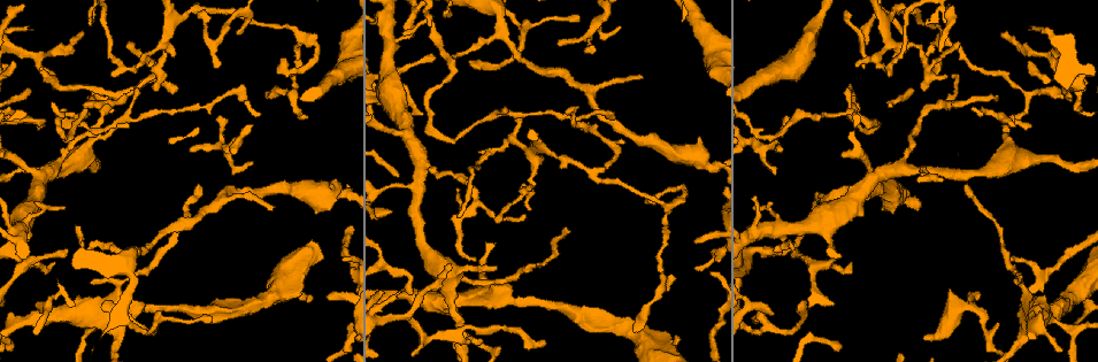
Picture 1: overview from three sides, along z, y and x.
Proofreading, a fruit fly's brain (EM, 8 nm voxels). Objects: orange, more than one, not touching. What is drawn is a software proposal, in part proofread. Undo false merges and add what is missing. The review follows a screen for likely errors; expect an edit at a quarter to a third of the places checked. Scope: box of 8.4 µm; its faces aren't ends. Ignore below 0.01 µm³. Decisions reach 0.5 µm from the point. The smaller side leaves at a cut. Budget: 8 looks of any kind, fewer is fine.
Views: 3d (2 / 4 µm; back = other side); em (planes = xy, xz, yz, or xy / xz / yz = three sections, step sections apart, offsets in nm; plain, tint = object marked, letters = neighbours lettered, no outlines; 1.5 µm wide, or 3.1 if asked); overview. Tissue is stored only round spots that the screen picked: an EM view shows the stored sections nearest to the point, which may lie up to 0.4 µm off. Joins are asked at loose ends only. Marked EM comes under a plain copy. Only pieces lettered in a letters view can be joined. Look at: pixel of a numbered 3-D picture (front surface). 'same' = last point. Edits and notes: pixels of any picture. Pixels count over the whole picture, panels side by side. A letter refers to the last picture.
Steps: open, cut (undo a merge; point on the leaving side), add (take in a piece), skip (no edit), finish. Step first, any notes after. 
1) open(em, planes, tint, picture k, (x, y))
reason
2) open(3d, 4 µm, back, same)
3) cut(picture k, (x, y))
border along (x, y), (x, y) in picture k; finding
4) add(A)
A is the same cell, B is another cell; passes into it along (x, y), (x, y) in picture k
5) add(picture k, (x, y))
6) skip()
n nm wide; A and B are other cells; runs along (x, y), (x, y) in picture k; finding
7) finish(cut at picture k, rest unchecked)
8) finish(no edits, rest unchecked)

open(3d, 4 µm, picture 1, (774, 314))
thin end

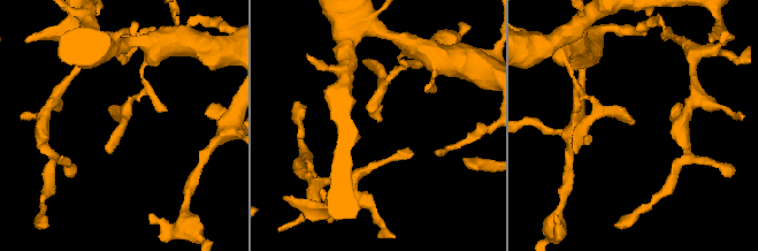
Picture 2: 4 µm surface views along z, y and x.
open(em, yz, step 4, tint, picture 2, (634, 123))
need the tissue

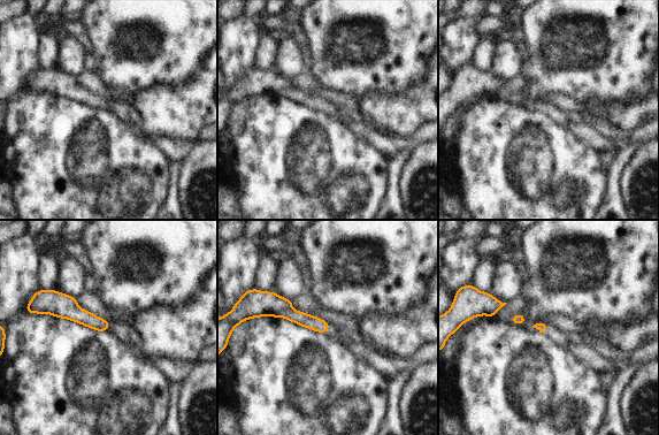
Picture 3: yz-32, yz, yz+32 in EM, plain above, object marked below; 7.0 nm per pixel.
open(em, xz, step 8, letters, same)

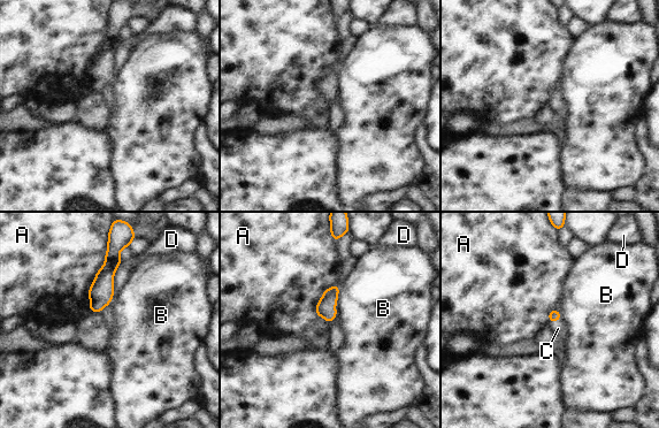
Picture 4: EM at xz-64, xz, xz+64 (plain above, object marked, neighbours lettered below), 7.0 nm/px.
add(C)
A touches over 460 nm; C is the same cell, A, B and D are other cells; passes into it along (553, 315), (554, 321), (558, 328) in picture 4; the neuron continues

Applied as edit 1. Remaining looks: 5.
open(em, xy, step 8, letters, picture 1, (847, 88))
tapers out

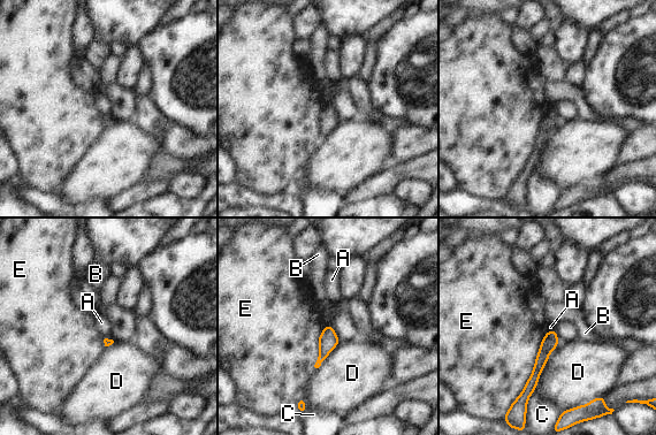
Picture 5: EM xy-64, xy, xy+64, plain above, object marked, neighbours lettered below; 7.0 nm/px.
open(em, planes, letters, same)
cut it another way

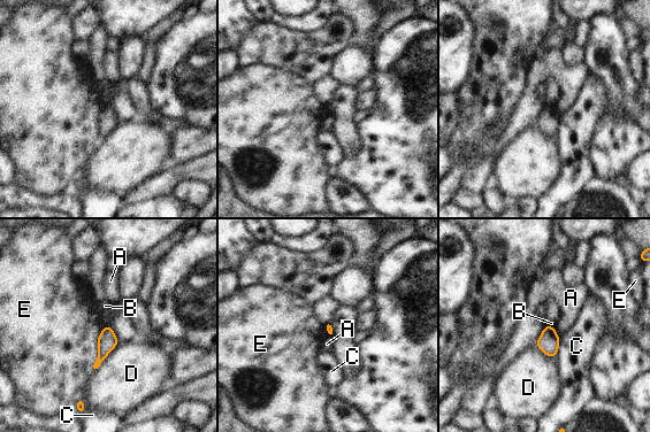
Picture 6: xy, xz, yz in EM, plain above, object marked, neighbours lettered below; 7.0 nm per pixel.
skip()
A, B, C, D and E are other cells; border along (547, 324), (553, 328) in picture 6; none of them fits

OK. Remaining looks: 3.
open(3d, 2 µm, picture 1, (558, 44))
free end

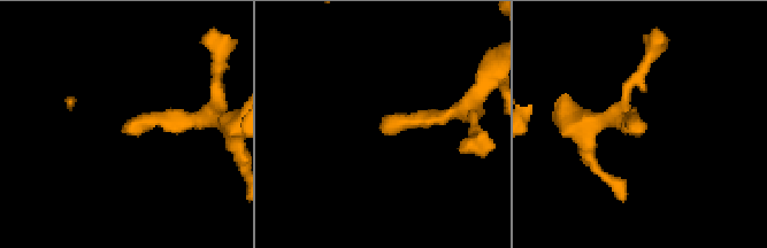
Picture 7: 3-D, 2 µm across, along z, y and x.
open(em, planes, letters, picture 7, (380, 129))
need the tissue

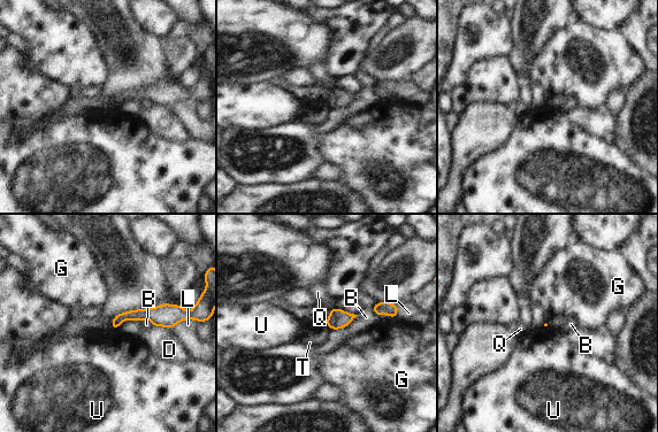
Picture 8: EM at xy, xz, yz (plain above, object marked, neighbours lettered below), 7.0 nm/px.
skip()
B, D, G, L, Q, T and U are other cells; border along (324, 322), (329, 329) in picture 8; no lettered piece goes on from it

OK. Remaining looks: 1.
finish(add at picture 4, rest unchecked)

